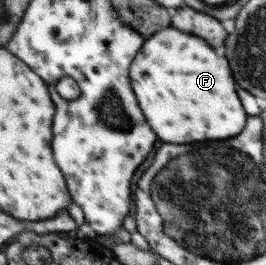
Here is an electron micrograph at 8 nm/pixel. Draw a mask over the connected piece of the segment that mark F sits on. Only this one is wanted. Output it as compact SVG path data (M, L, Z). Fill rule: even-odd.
M170 26L154 31L134 57L129 76L148 124L164 142L220 140L245 128L249 114L240 104L228 60L194 34Z

